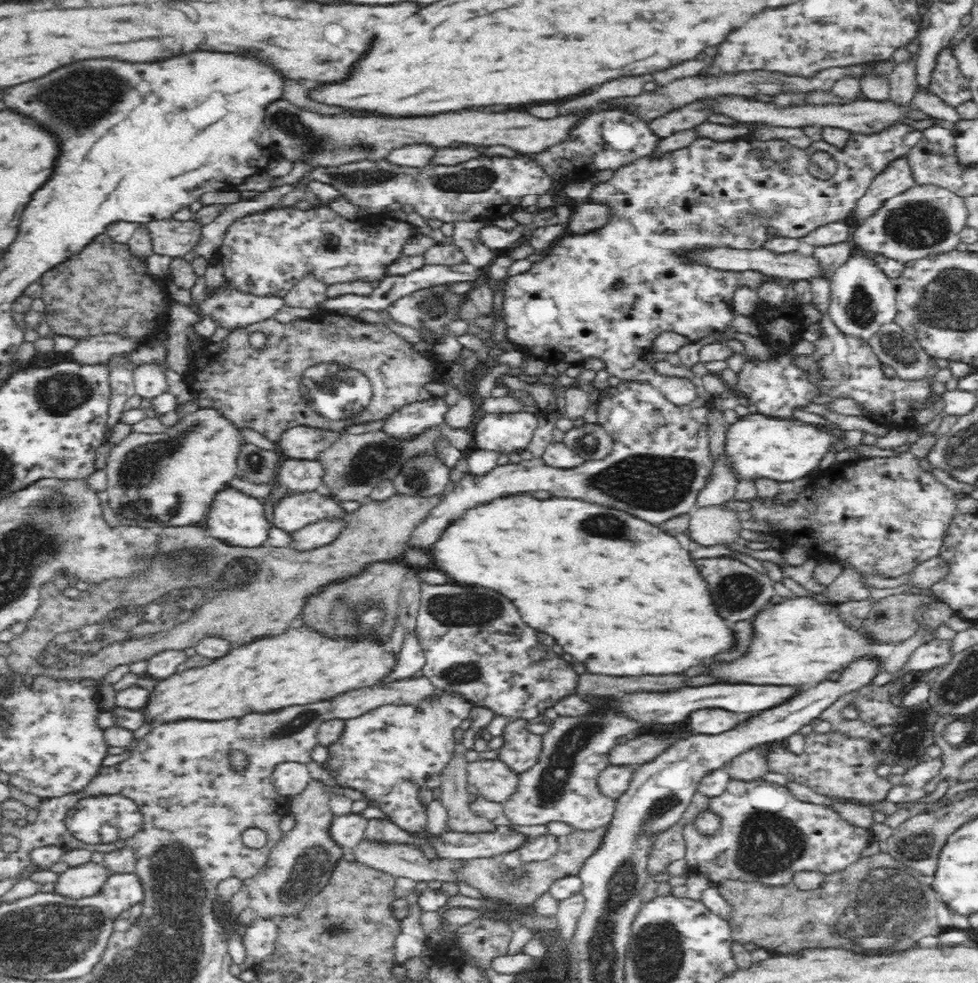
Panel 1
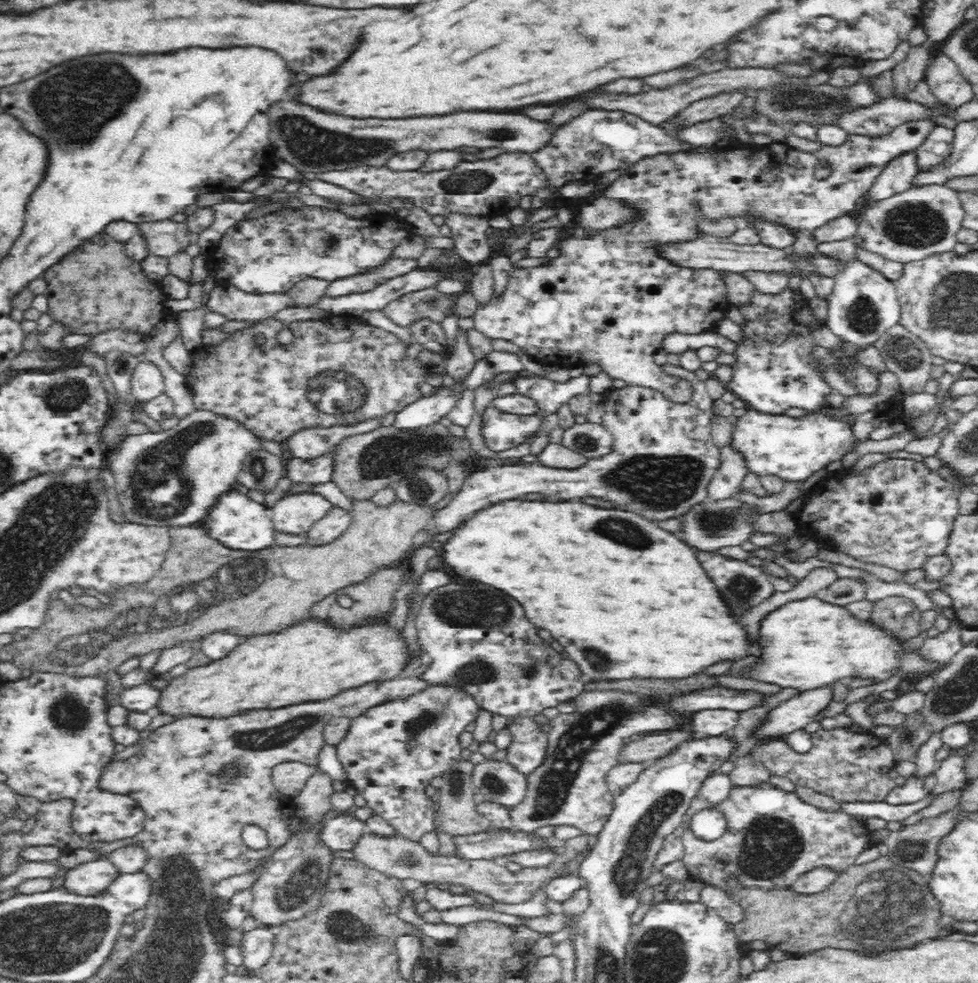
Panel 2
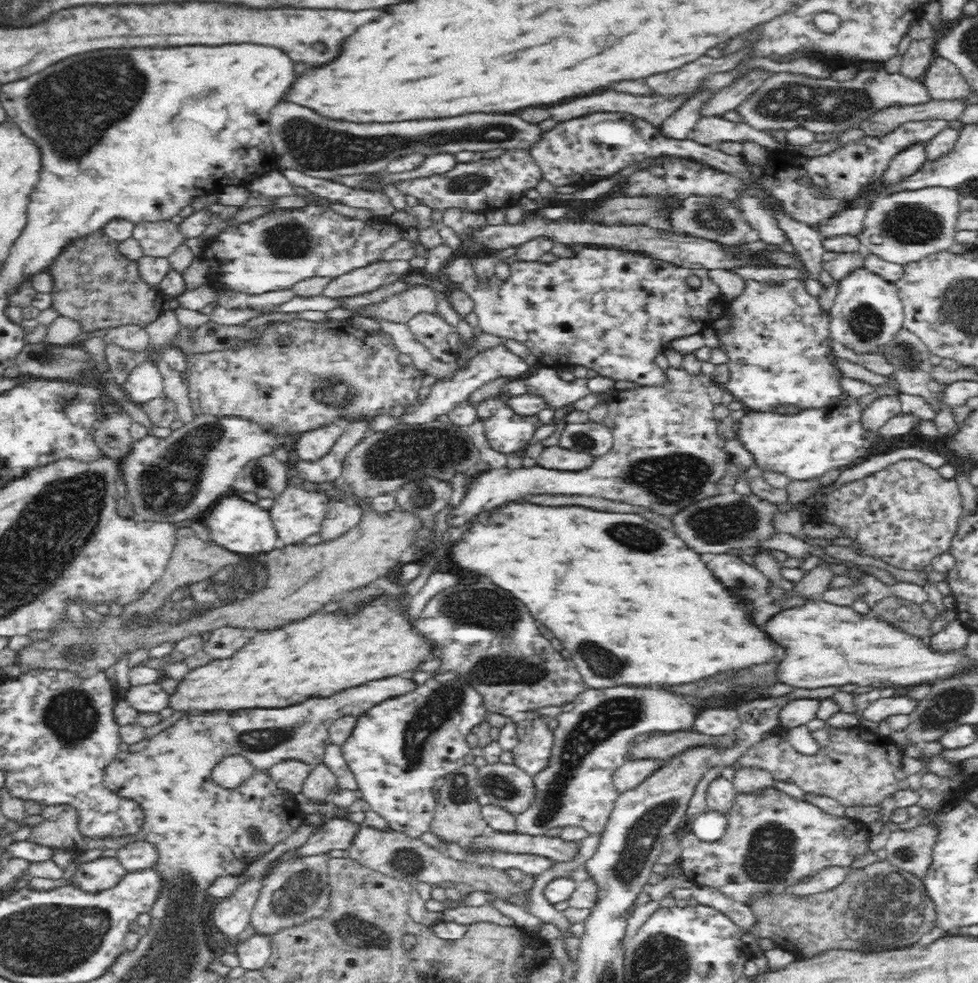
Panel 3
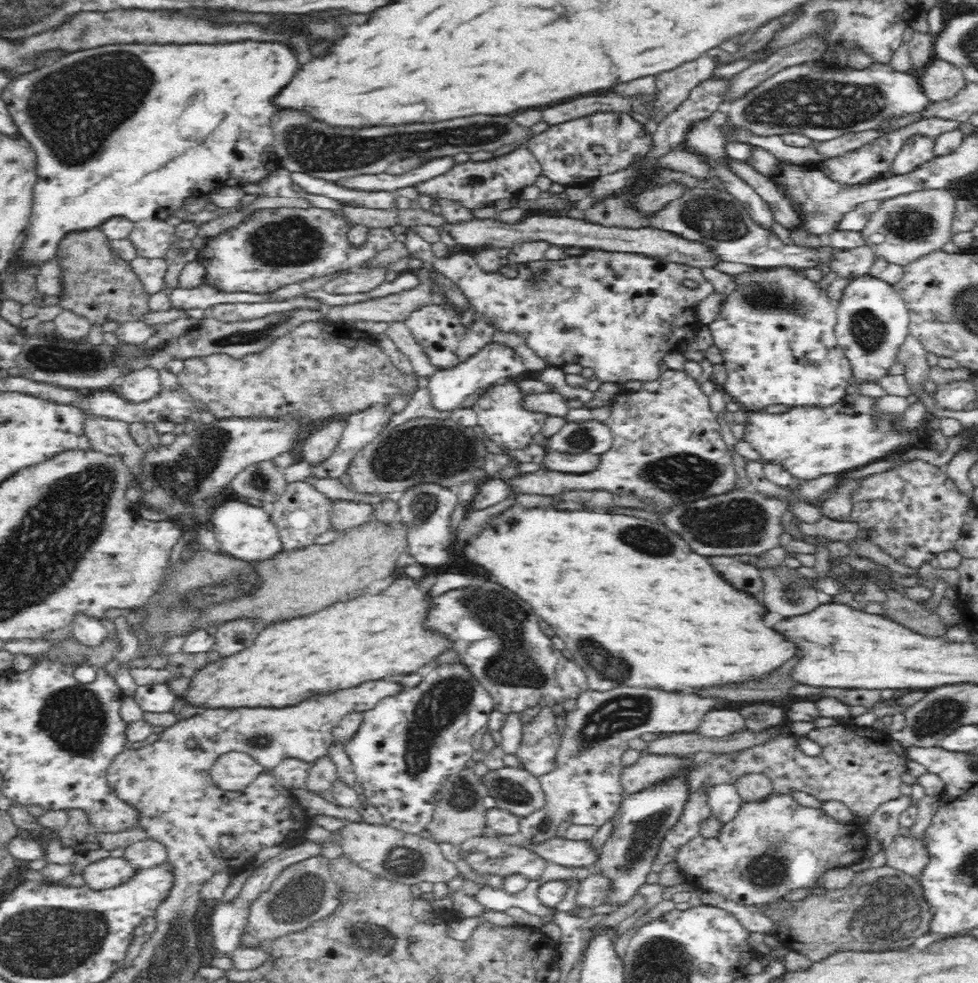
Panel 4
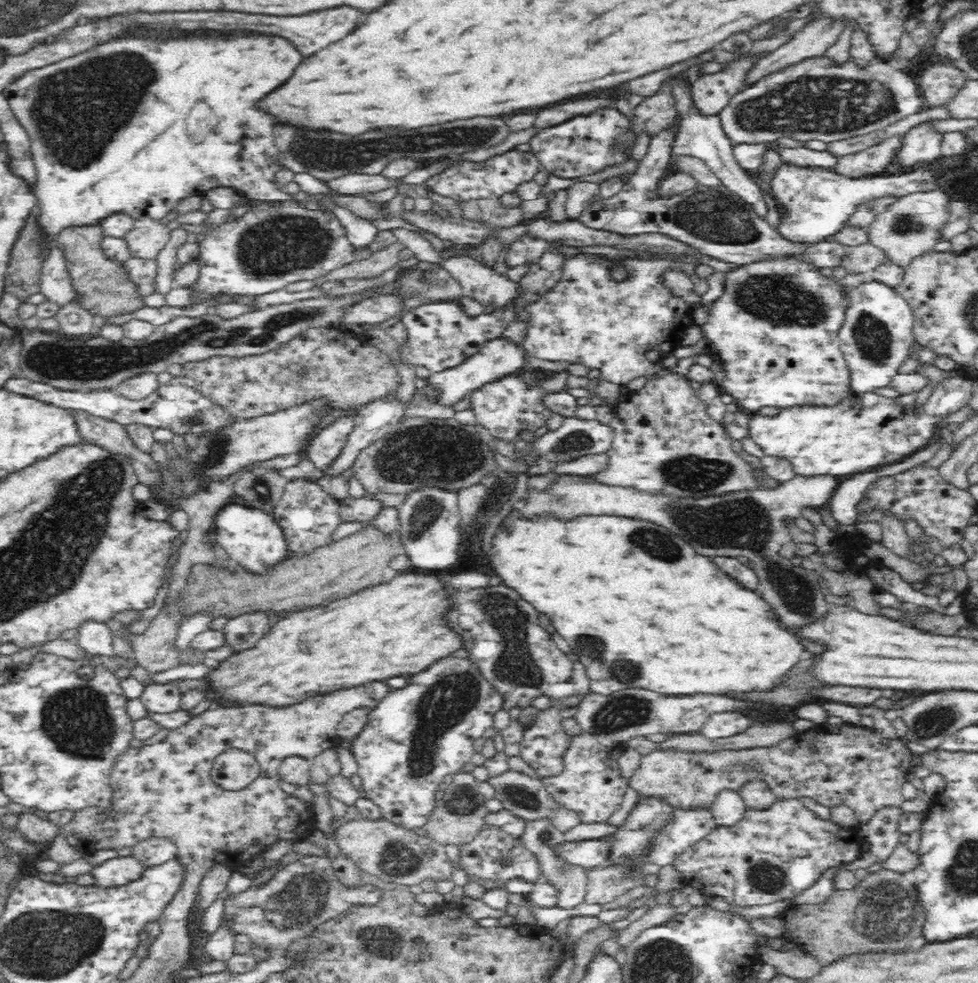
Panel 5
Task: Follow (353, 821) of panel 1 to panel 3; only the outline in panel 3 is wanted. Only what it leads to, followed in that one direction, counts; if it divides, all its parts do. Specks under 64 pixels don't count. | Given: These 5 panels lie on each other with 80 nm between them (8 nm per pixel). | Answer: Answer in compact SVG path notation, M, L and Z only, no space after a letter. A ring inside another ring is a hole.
M334 818L322 825L317 834L306 840L304 845L293 850L295 858L306 858L306 856L316 856L316 854L329 853L331 850L347 850L352 842L358 825Z

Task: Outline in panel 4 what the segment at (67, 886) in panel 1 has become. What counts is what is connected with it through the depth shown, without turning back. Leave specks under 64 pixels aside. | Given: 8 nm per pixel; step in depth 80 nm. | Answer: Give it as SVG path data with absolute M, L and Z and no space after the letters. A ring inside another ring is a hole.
M124 856L106 857L86 866L82 875L86 879L86 886L107 889L128 882L138 871L138 867L134 867Z

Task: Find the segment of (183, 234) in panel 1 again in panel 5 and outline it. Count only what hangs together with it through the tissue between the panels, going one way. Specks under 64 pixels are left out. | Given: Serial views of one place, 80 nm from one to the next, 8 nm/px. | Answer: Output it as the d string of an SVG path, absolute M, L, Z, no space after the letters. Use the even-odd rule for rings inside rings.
M139 218L123 236L129 256L138 259L155 259L169 241L170 229L158 220Z

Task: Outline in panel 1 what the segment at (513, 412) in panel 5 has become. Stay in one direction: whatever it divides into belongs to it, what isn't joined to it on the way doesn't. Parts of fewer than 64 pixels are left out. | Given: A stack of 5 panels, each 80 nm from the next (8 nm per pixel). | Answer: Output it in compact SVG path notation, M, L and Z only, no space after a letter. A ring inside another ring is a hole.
M526 411L514 413L487 412L478 420L476 431L472 438L475 439L478 449L510 454L526 448L537 427L537 416L534 413Z

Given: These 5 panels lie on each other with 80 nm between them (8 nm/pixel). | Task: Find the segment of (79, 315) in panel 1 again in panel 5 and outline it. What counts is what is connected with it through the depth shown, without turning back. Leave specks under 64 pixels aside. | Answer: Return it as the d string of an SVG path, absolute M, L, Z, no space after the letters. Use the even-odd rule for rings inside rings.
M72 225L63 228L56 236L55 245L60 247L68 262L68 272L74 288L78 290L78 299L84 308L105 319L119 314L127 314L144 306L143 298L136 295L136 287L124 275L121 263L108 260L99 247L103 232L98 225Z

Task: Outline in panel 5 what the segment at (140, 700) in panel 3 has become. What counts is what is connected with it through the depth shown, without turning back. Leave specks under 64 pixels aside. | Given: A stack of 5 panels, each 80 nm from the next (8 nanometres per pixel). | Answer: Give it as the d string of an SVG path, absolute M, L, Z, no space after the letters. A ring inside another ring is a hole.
M152 682L144 687L139 698L148 712L170 714L182 708L182 696L175 682L164 684Z

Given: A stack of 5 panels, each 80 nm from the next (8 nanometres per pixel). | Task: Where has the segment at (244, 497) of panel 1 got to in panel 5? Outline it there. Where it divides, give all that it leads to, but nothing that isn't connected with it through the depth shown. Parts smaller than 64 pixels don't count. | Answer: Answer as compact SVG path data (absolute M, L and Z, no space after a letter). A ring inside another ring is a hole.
M228 504L216 514L213 530L217 542L224 548L232 564L248 571L251 575L265 575L278 564L285 562L291 556L288 552L288 541L282 532L282 527L276 523L270 512L247 507L240 504Z

